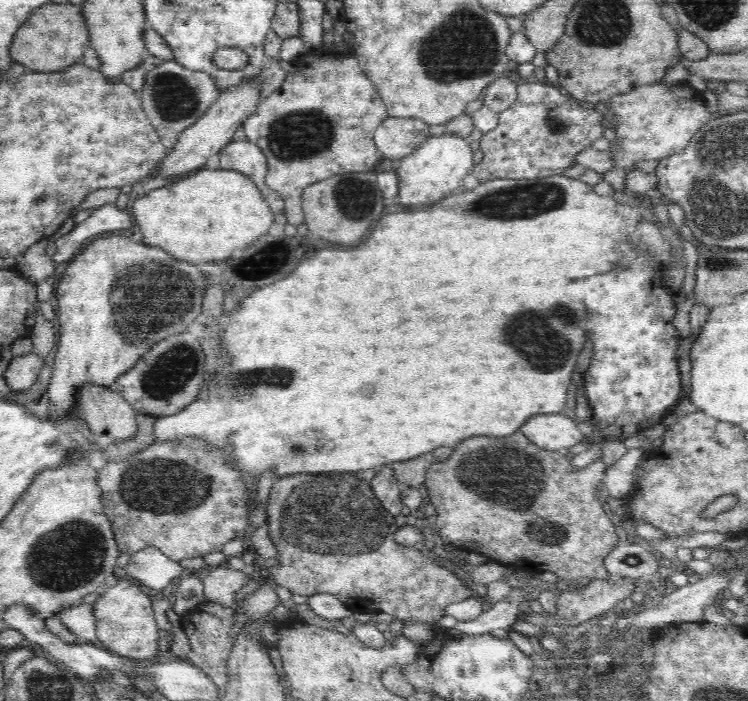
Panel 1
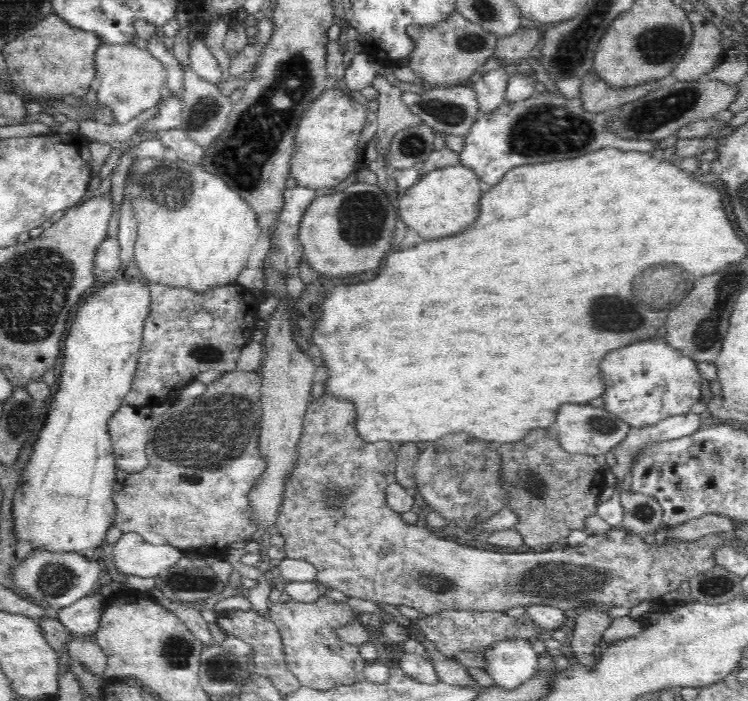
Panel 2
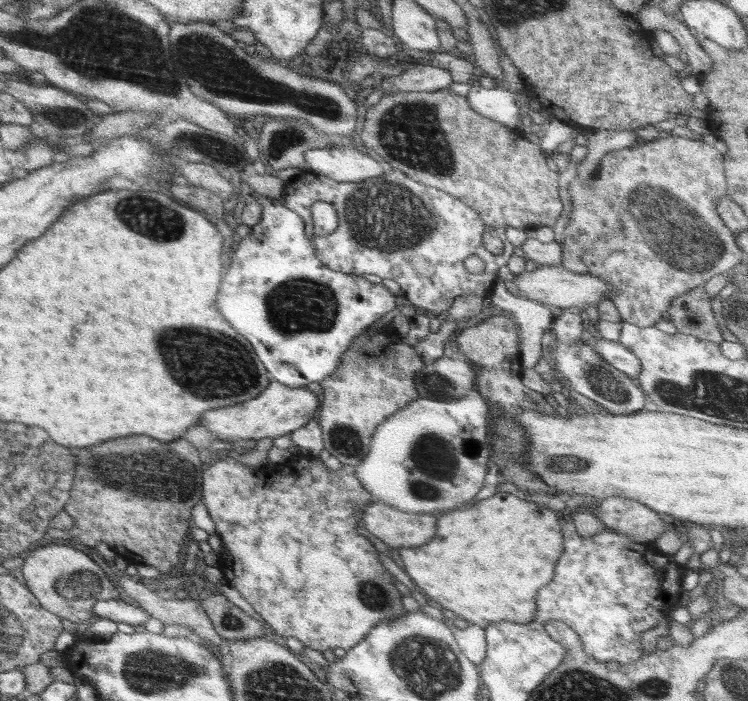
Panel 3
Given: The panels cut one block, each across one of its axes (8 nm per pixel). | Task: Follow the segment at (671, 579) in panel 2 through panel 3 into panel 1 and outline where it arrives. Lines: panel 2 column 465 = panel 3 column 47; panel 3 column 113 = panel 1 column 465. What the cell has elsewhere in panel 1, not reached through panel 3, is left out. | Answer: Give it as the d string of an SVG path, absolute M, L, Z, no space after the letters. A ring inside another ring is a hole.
M324 472L324 474L293 474L293 475L286 475L285 477L282 477L276 481L274 481L273 486L271 488L269 498L267 500L267 516L268 520L266 520L266 525L268 527L268 533L270 533L270 539L272 539L272 543L274 543L274 546L276 546L276 549L278 549L278 555L276 556L276 559L278 560L278 564L273 568L263 568L268 569L271 573L272 580L274 582L277 582L278 585L287 588L288 590L292 591L292 594L301 594L302 596L312 596L316 593L328 593L333 594L334 596L338 597L342 602L345 603L345 605L353 612L366 612L369 610L372 614L373 613L379 613L379 612L386 612L386 614L391 614L393 618L398 618L398 620L401 620L400 624L414 624L414 622L425 622L426 624L430 624L433 628L438 629L438 625L436 622L440 620L441 618L444 618L446 616L446 606L448 604L454 604L454 602L460 602L461 600L466 599L472 599L472 596L476 596L476 592L473 592L468 586L466 586L465 583L462 583L452 571L446 569L446 567L442 567L434 558L430 558L426 556L424 547L422 545L414 545L409 544L408 546L402 546L400 543L396 543L396 541L392 541L392 536L394 536L394 532L398 530L398 526L396 526L396 518L394 518L393 514L389 514L380 503L380 499L376 497L376 493L372 491L372 487L370 487L370 481L364 481L362 479L358 479L356 477L356 473L354 472Z

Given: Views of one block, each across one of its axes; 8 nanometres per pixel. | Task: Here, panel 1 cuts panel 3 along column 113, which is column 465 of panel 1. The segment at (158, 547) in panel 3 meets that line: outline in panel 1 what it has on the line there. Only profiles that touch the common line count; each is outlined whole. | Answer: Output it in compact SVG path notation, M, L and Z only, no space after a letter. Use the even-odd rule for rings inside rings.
M518 430L510 436L476 436L456 444L446 460L435 461L427 468L423 489L436 511L433 527L442 543L453 544L468 552L476 550L510 569L530 570L535 574L550 571L558 579L604 580L611 579L612 575L604 569L602 562L623 537L615 523L615 516L606 510L602 500L605 470L606 465L601 460L578 469L570 463L570 455L540 448ZM486 464L490 464L492 472L488 472ZM460 468L464 470L462 478ZM462 480L472 480L472 486L466 488ZM486 536L492 542L486 542Z

